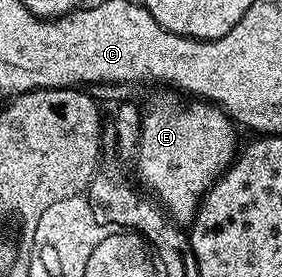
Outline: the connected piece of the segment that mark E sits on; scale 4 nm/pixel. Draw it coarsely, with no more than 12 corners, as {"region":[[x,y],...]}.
{"region":[[161,97],[135,162],[177,223],[237,156],[218,105]]}

